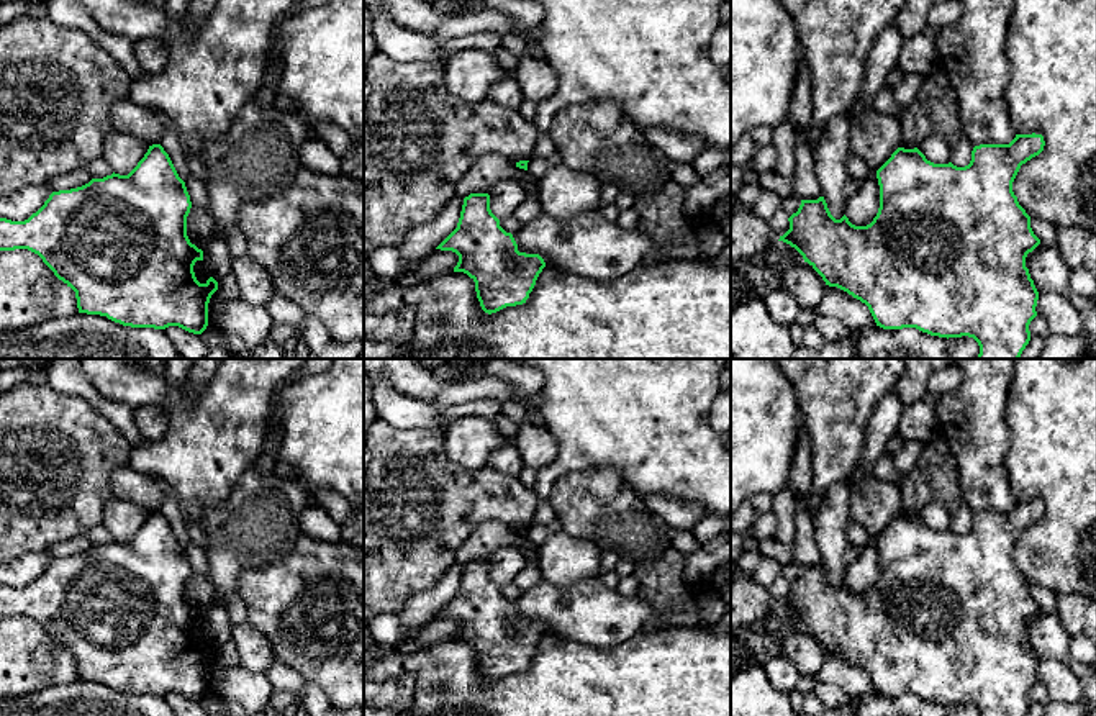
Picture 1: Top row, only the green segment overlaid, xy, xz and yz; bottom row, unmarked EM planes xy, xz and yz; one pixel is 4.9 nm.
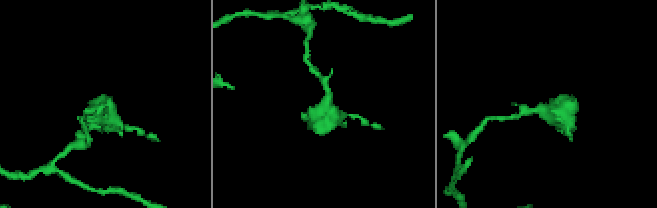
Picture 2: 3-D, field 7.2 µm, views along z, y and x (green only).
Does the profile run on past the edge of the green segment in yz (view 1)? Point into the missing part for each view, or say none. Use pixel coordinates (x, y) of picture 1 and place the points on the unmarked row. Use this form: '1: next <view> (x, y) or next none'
1: next none

